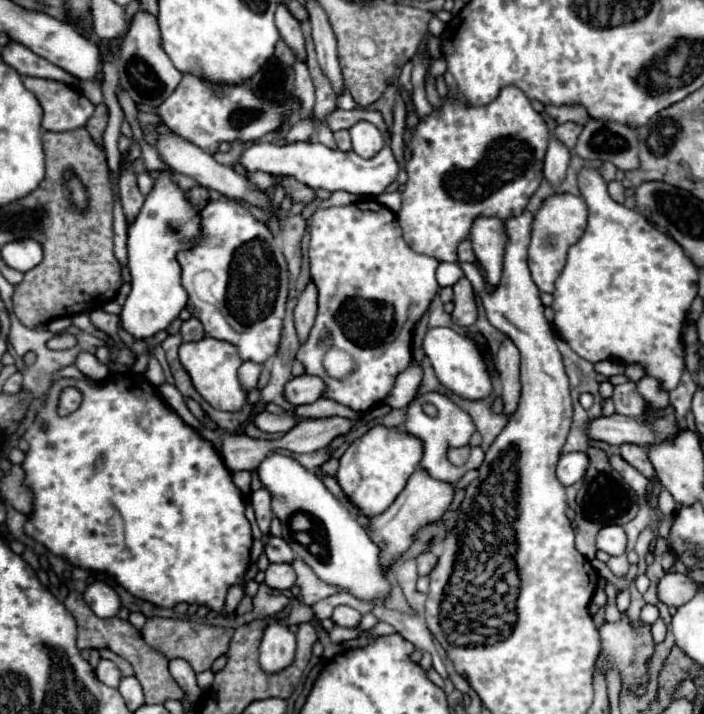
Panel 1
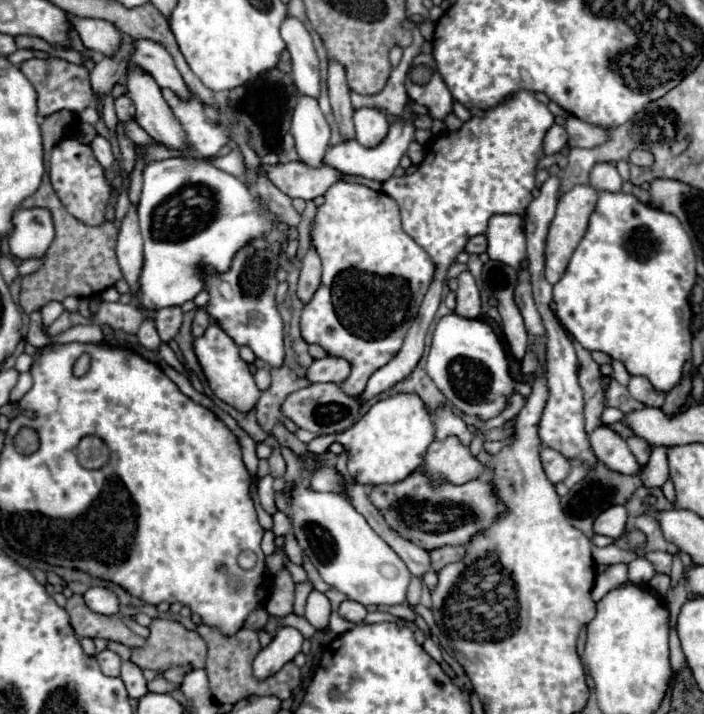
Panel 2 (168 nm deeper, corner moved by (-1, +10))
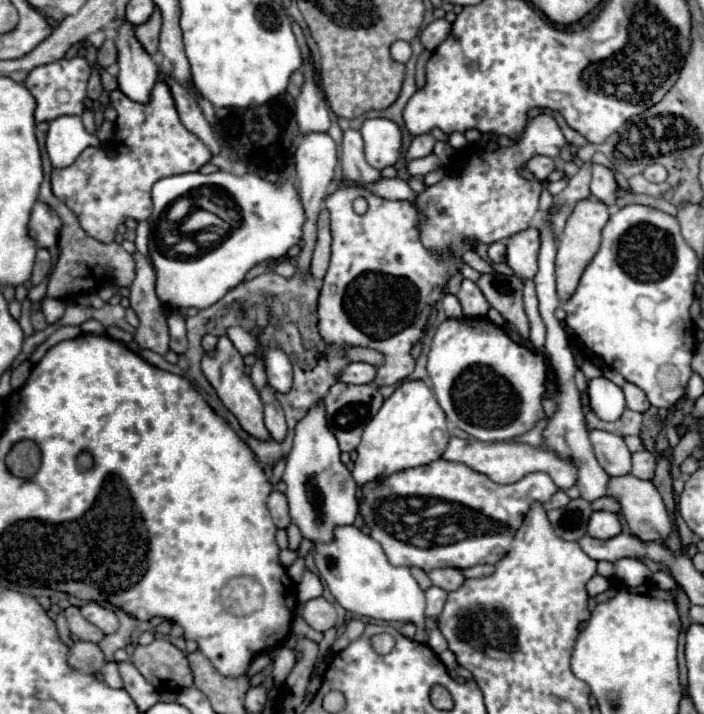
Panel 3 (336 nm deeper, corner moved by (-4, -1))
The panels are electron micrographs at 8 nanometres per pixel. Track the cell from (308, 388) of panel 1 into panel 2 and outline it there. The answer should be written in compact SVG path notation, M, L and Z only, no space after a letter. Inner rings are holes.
M326 356L322 360L314 360L314 364L306 372L306 378L312 384L318 384L318 382L336 382L336 384L340 384L348 376L348 372L350 372L350 364L346 360Z

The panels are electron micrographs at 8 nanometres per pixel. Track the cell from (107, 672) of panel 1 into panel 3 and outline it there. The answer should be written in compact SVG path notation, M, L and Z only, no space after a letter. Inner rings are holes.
M107 663L101 673L103 673L103 679L105 679L105 683L109 687L113 687L113 689L121 689L123 687L123 681L121 681L119 671L117 671L117 663Z

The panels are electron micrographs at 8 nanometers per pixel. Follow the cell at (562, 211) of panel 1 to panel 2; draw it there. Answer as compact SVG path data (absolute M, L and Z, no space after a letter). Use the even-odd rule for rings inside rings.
M578 184L572 190L564 192L558 198L558 206L556 206L556 216L548 228L548 236L546 236L546 248L544 248L544 256L546 256L546 280L550 284L556 284L560 280L560 276L564 274L564 268L568 266L568 260L576 248L576 244L582 240L586 228L588 228L588 218L592 214L592 208L598 200L598 192L596 188L592 188L590 184Z

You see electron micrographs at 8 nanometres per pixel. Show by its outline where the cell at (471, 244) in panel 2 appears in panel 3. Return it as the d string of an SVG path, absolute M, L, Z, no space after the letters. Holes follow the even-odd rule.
M497 241L497 243L493 243L491 247L489 247L489 259L493 261L493 263L505 263L505 243L503 241Z

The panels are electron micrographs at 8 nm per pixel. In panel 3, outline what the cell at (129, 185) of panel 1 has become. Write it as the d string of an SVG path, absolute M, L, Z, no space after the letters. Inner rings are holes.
M135 253L137 277L131 285L131 307L139 317L139 327L135 331L135 341L141 349L151 349L159 355L169 351L169 329L167 329L167 307L159 301L155 293L155 271L139 253Z

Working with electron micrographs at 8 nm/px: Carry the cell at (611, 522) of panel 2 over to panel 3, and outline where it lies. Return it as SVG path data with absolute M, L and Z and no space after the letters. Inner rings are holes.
M593 511L587 521L587 535L597 539L611 539L621 533L619 521L615 513L609 511Z

